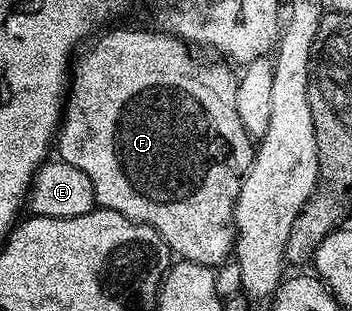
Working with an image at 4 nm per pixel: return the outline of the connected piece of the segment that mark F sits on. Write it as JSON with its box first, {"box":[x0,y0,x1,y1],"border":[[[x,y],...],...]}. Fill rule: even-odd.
{"box":[55,28,255,268],"border":[[[117,28],[106,29],[100,36],[94,37],[76,55],[75,65],[71,70],[71,85],[67,90],[67,105],[64,107],[63,117],[59,123],[59,133],[55,139],[56,153],[57,150],[61,153],[58,154],[60,161],[78,166],[83,172],[87,172],[87,180],[91,180],[91,188],[97,197],[98,207],[114,210],[136,222],[146,222],[151,228],[155,228],[155,232],[159,232],[161,239],[169,245],[170,251],[178,259],[216,268],[234,253],[233,201],[237,198],[239,176],[244,175],[247,169],[246,164],[252,163],[255,157],[254,143],[243,128],[239,120],[239,112],[235,108],[238,75],[232,74],[228,70],[230,69],[228,65],[225,67],[213,62],[208,66],[207,63],[193,58],[194,51],[175,34],[168,32],[152,34],[149,30],[113,29]]]}

